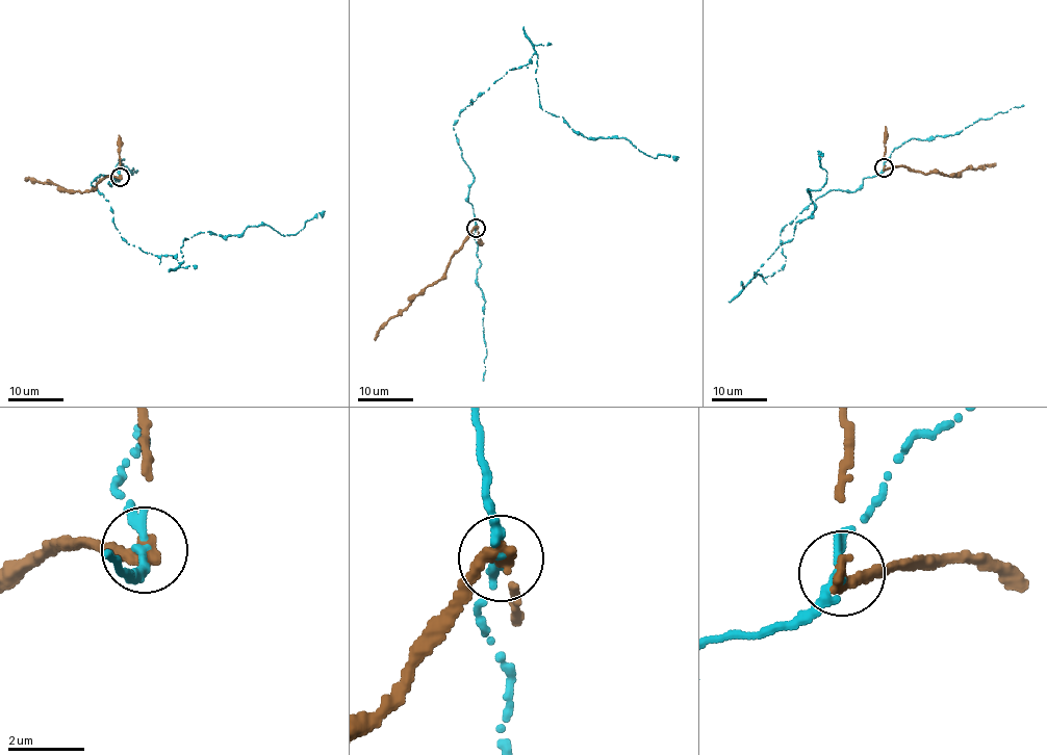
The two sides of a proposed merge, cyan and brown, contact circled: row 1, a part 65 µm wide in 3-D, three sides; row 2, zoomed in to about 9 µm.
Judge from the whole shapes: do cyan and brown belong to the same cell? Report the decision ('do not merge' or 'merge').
do not merge

